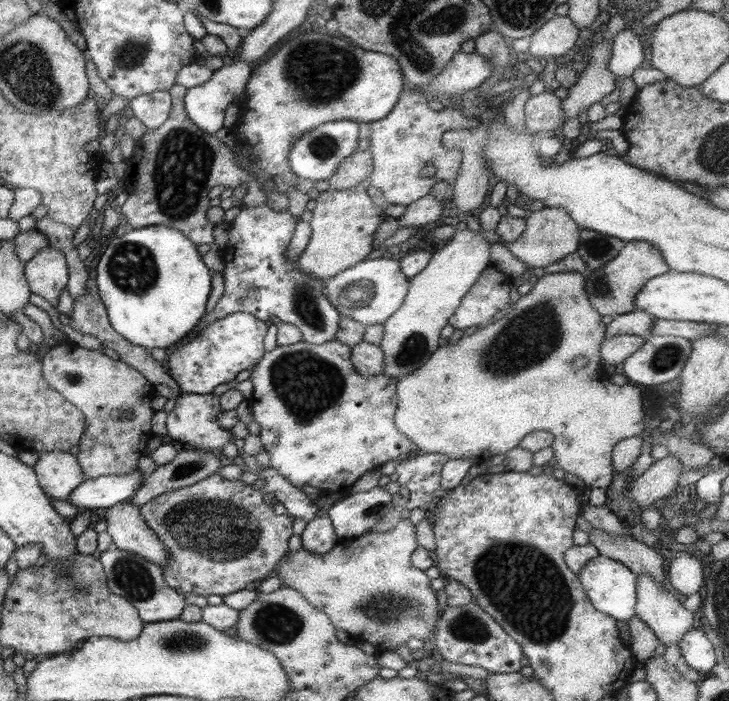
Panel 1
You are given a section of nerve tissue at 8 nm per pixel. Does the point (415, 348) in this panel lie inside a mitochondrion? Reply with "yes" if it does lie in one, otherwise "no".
yes

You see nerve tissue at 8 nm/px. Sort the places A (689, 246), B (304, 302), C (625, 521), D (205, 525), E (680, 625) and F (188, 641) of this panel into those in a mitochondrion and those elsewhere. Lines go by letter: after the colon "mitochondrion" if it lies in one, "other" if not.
A: other
B: mitochondrion
C: other
D: mitochondrion
E: other
F: mitochondrion

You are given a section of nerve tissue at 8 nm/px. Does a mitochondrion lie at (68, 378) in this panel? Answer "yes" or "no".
yes

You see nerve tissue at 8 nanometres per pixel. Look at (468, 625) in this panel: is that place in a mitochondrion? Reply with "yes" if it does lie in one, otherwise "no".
yes

